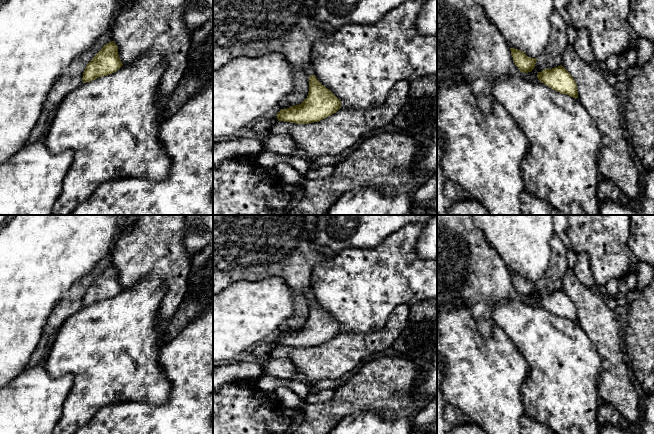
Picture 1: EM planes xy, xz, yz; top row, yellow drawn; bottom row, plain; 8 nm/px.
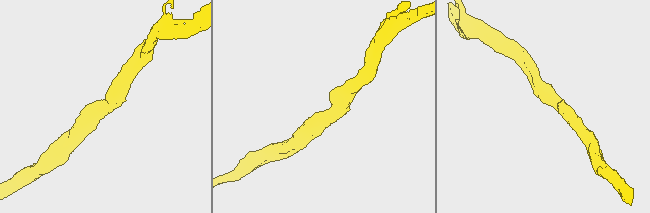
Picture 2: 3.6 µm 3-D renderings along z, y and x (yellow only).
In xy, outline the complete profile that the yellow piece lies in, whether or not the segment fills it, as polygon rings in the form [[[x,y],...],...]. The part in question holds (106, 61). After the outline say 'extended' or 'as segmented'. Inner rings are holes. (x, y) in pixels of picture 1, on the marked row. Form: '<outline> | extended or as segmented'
[[[111,41],[104,45],[87,64],[82,77],[83,83],[110,75],[119,70],[122,65],[118,54],[118,47],[114,41]]] | as segmented

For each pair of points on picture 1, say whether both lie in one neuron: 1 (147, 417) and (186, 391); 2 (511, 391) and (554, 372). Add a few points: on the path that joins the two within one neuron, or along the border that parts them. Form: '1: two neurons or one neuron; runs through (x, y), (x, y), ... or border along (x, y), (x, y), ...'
1: two neurons; border along (192, 398), (181, 405), (167, 403)
2: two neurons; border along (527, 363), (528, 375), (521, 387), (524, 409)

